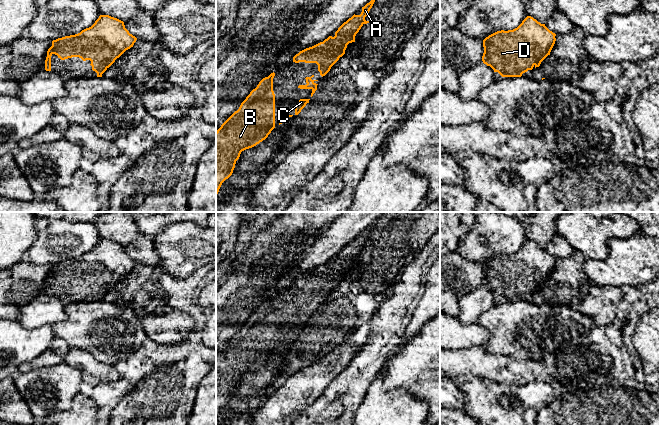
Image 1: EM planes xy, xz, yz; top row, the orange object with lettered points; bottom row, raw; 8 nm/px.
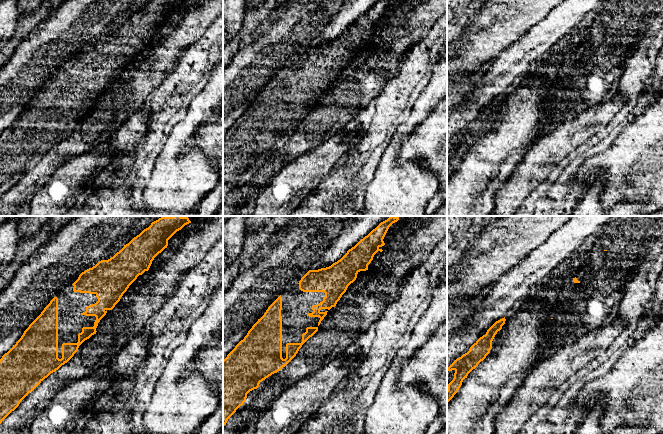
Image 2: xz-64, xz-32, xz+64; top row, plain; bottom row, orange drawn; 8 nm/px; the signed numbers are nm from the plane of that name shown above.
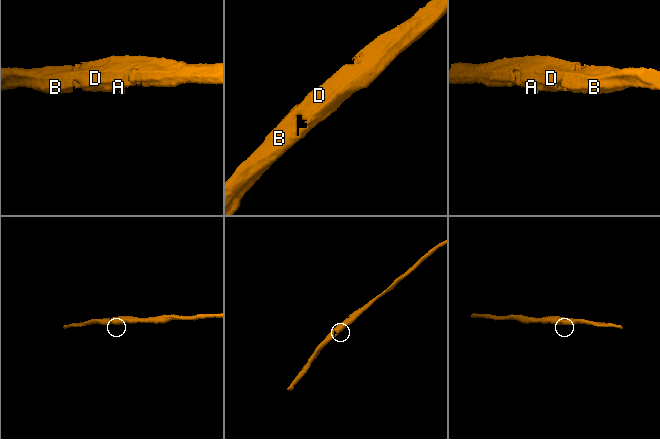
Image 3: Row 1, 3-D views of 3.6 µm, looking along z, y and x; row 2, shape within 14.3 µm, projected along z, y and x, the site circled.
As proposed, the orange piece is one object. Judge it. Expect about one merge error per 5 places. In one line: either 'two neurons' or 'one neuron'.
one neuron

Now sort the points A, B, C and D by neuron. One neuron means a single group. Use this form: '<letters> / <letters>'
A B C D

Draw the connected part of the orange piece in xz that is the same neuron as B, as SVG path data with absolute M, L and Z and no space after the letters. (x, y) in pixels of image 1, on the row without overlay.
M273 296L263 302L241 327L239 333L216 355L216 419L222 407L232 399L241 376L265 364L275 352L274 300Z

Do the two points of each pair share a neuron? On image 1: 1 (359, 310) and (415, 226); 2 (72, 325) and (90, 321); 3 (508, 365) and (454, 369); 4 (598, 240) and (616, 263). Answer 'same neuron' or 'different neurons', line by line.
1: same neuron
2: same neuron
3: same neuron
4: different neurons

